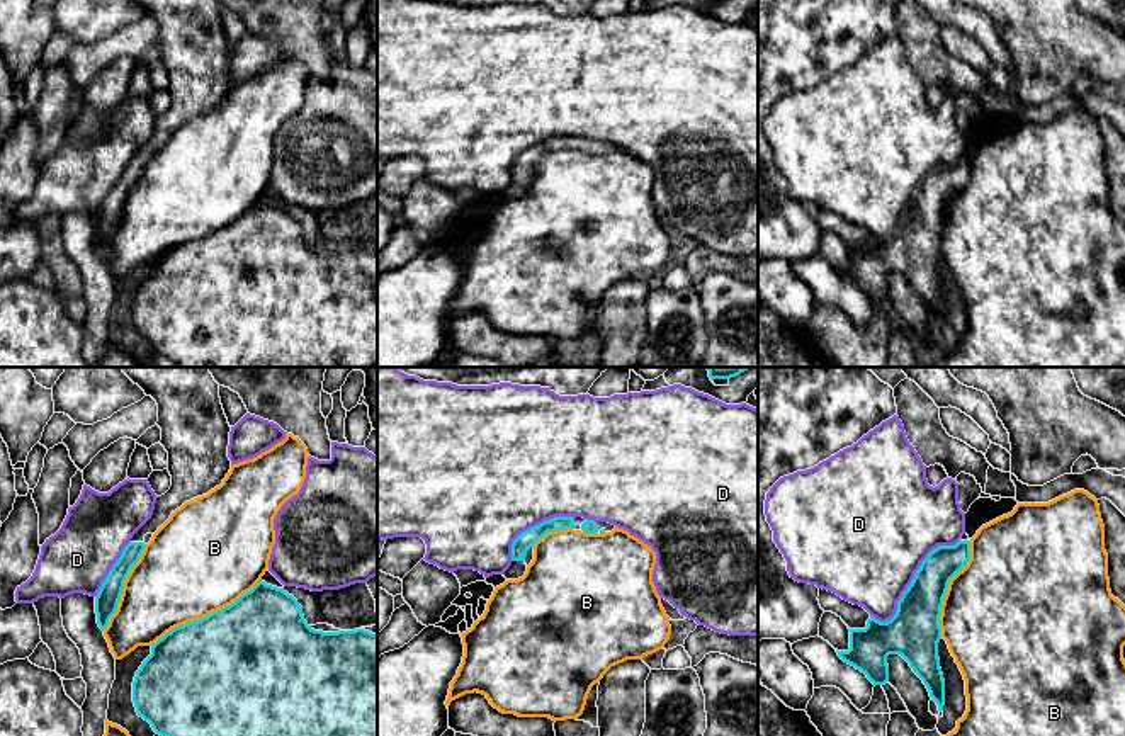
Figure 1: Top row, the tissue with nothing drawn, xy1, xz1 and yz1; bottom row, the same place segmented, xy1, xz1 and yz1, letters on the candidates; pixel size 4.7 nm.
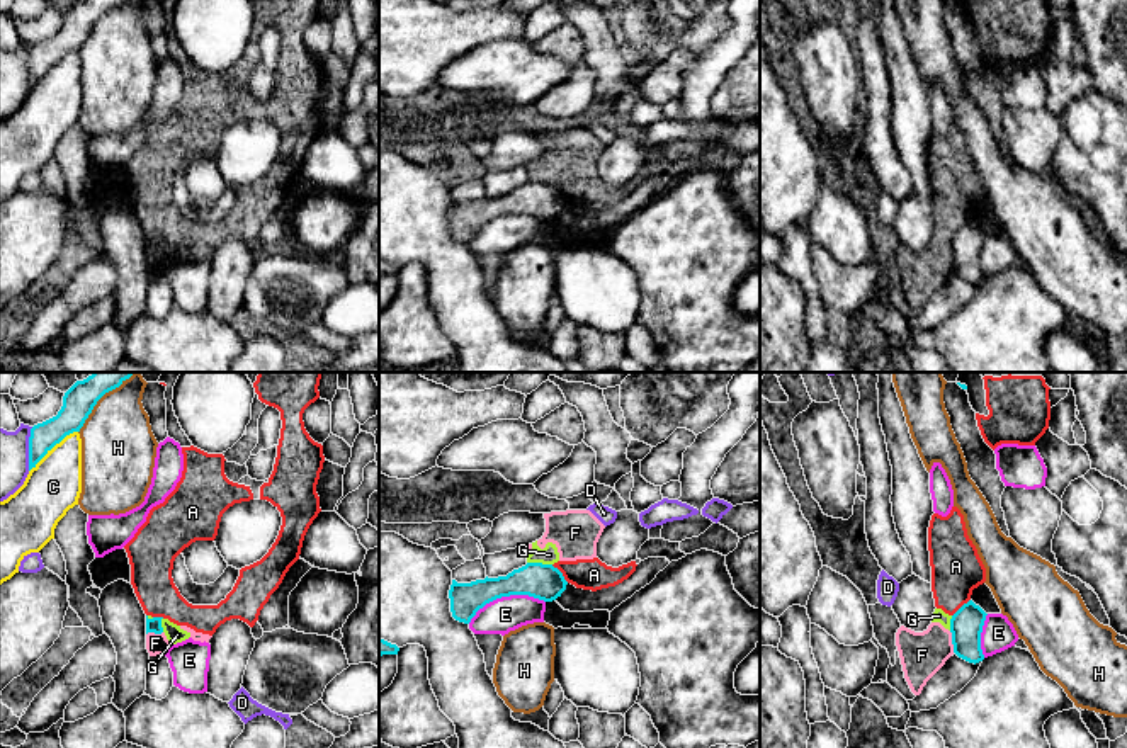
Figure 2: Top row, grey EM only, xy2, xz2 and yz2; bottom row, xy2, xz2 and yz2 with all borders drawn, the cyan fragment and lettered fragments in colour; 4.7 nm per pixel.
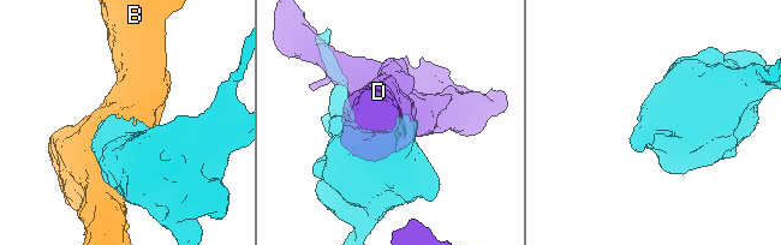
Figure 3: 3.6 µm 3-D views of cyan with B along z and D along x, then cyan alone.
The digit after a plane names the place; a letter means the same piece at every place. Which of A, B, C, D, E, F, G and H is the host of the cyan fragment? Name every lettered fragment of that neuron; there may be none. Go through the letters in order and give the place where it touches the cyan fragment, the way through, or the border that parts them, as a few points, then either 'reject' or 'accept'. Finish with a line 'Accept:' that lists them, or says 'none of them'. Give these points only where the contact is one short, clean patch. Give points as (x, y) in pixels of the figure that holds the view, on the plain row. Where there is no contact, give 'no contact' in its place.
A: meets cyan in xz2 at (561, 192); reject
B: meets cyan in xy1 at (204, 237); reject
C: meets cyan in xy2 at (53, 65); reject
D: meets cyan in yz1 at (911, 201); reject
E: meets cyan in xz2 at (505, 215); reject
F: meets cyan in yz2 at (952, 260); border along yz2 (949, 250), (954, 271); reject
G: meets cyan in xz2 at (539, 182); border along xz2 (527, 181), (551, 184); reject
H: meets cyan in xy2 at (96, 22); border along xy2 (123, 0), (97, 21), (79, 51); reject
Accept: none of them

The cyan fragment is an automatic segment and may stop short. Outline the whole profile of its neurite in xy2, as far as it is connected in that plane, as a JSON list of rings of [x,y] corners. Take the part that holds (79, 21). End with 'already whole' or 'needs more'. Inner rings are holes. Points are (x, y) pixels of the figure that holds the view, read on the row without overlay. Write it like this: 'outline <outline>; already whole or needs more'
outline [[[76,0],[63,15],[56,36],[31,48],[29,90],[66,54],[80,51],[97,20],[122,0]]]; already whole

